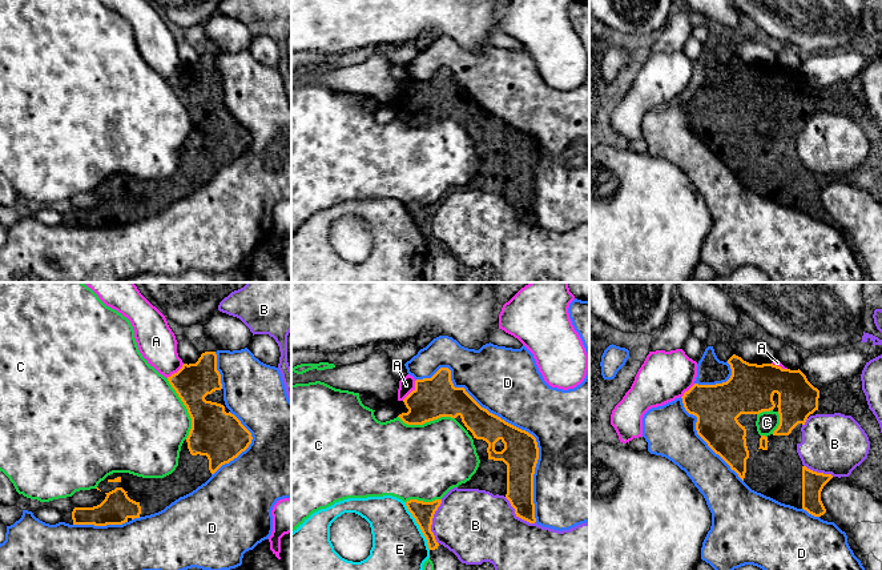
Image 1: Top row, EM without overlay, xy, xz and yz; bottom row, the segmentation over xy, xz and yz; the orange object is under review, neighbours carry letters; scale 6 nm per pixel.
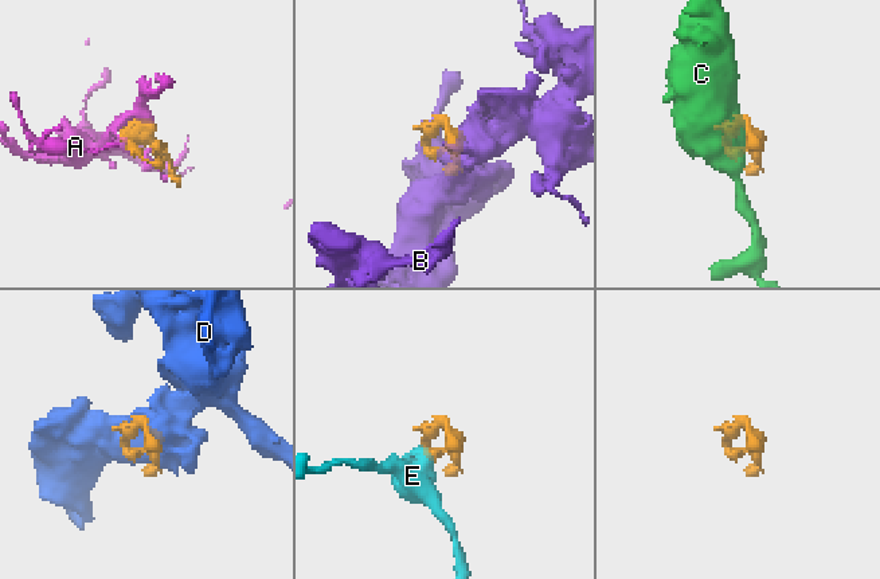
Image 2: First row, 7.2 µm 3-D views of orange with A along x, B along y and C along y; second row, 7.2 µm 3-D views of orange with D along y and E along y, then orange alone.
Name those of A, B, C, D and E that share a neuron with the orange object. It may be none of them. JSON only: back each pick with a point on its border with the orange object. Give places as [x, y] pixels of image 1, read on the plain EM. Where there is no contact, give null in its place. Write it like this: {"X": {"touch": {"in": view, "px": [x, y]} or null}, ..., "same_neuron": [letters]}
{"same_neuron": []}

